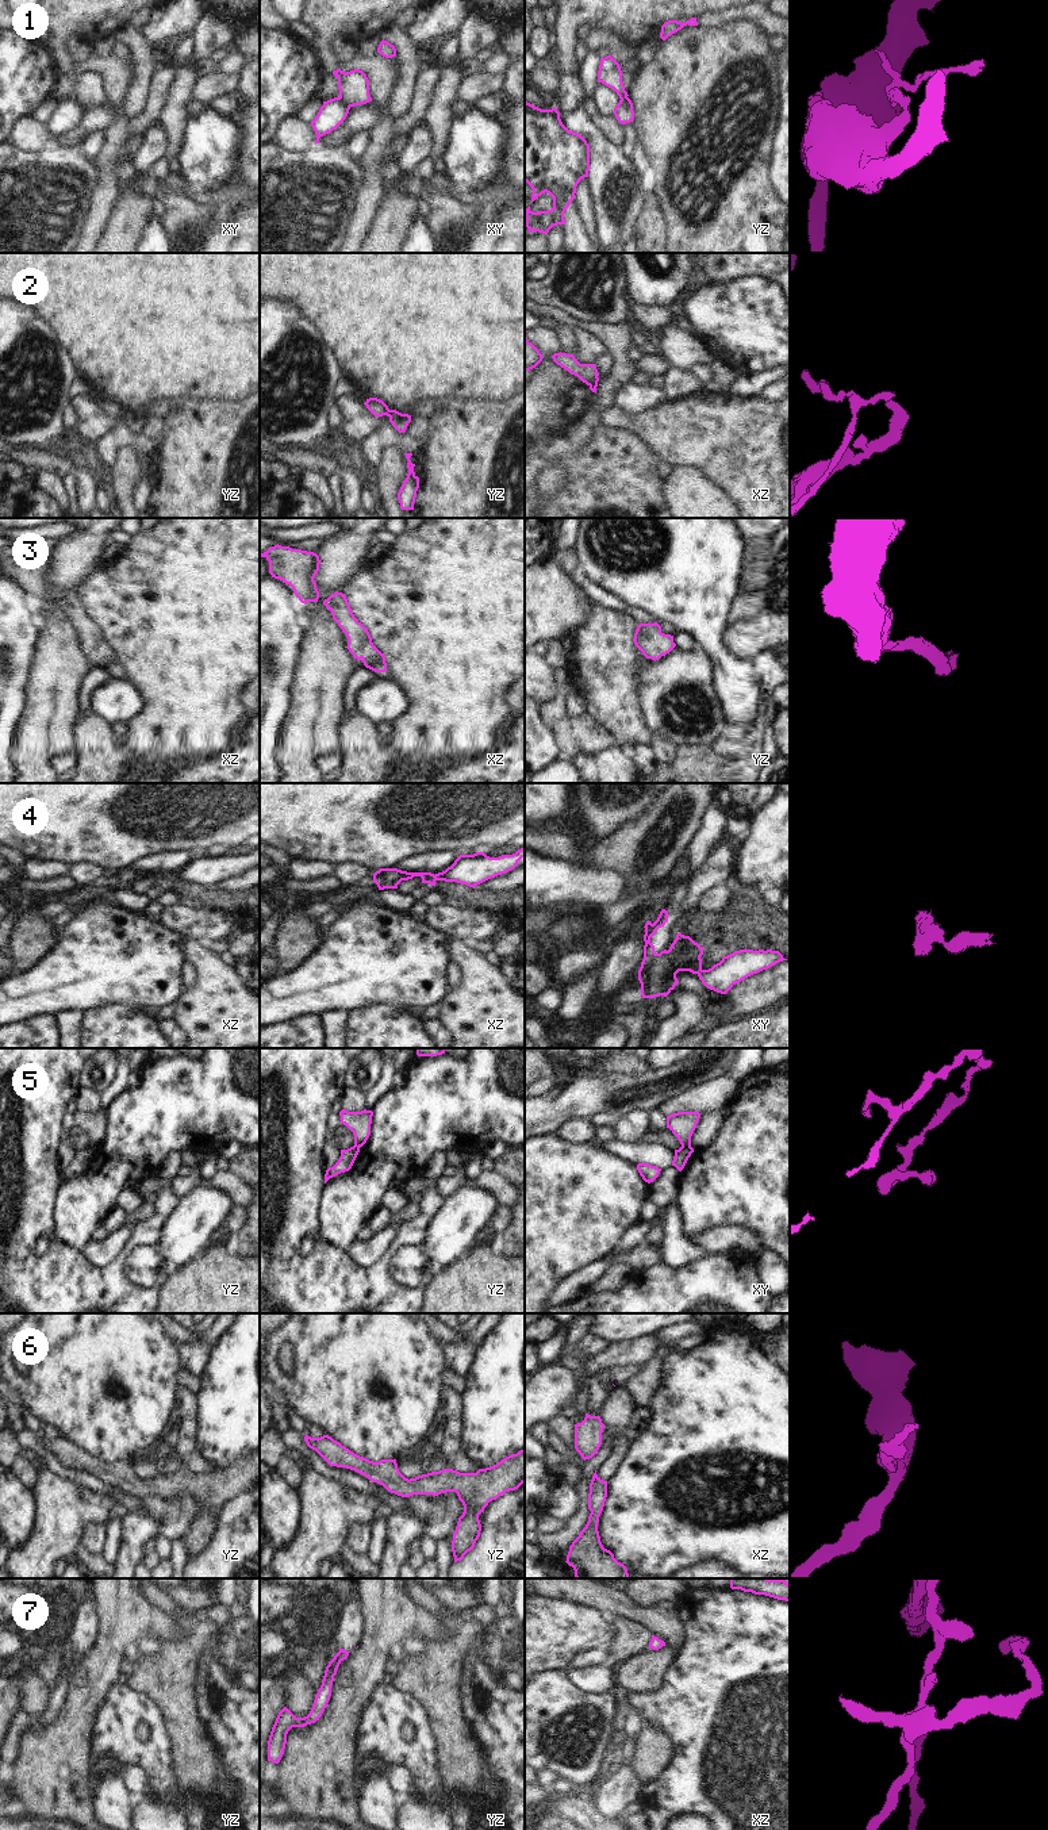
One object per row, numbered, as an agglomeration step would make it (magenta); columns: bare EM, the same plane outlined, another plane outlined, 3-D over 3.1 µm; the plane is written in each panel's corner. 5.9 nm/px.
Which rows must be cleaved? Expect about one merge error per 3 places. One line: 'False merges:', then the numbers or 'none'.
False merges: 1, 2, 5.

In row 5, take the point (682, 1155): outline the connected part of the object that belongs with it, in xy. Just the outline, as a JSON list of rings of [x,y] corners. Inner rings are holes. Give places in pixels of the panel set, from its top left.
[[[691,1146],[680,1147],[679,1150],[675,1150],[672,1166],[675,1166],[679,1171],[682,1171],[692,1152],[694,1148]]]

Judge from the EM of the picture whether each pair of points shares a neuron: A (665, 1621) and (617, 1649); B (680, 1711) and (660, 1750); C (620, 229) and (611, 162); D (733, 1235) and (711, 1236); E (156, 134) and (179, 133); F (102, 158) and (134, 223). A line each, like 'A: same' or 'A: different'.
A: different
B: different
C: same
D: same
E: different
F: different

